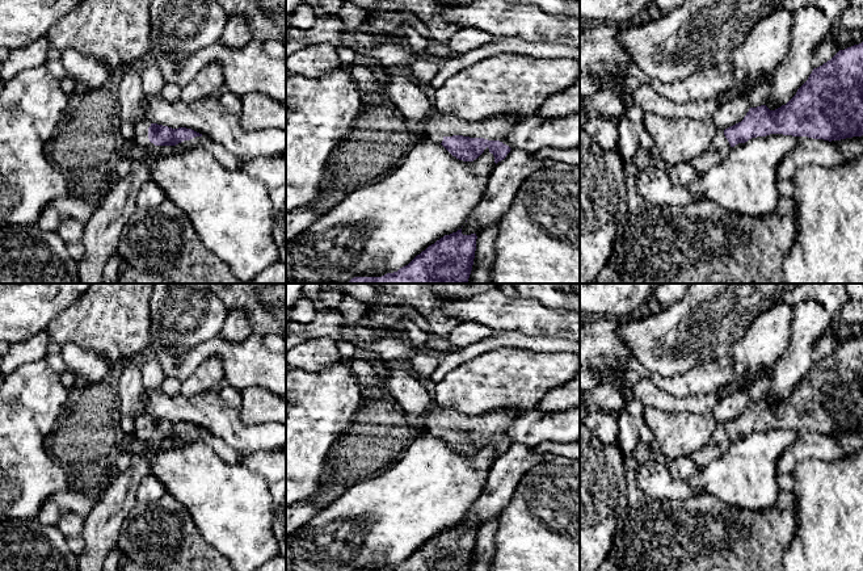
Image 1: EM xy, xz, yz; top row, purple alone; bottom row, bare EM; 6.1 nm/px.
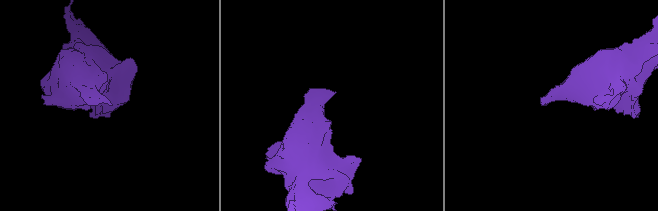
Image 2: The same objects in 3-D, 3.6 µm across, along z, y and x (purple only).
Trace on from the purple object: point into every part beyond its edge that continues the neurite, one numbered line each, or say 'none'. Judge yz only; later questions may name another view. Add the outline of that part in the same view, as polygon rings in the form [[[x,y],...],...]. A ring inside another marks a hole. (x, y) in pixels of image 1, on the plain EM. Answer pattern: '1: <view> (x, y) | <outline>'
1: yz (720, 441) | [[[717,423],[711,440],[706,446],[698,449],[691,459],[699,467],[699,470],[704,469],[708,463],[719,458],[731,445],[731,438],[724,429],[723,423]]]

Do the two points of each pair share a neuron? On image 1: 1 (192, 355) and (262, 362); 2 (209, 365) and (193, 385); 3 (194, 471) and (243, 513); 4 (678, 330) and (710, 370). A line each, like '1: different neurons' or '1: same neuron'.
1: same neuron
2: same neuron
3: same neuron
4: different neurons

